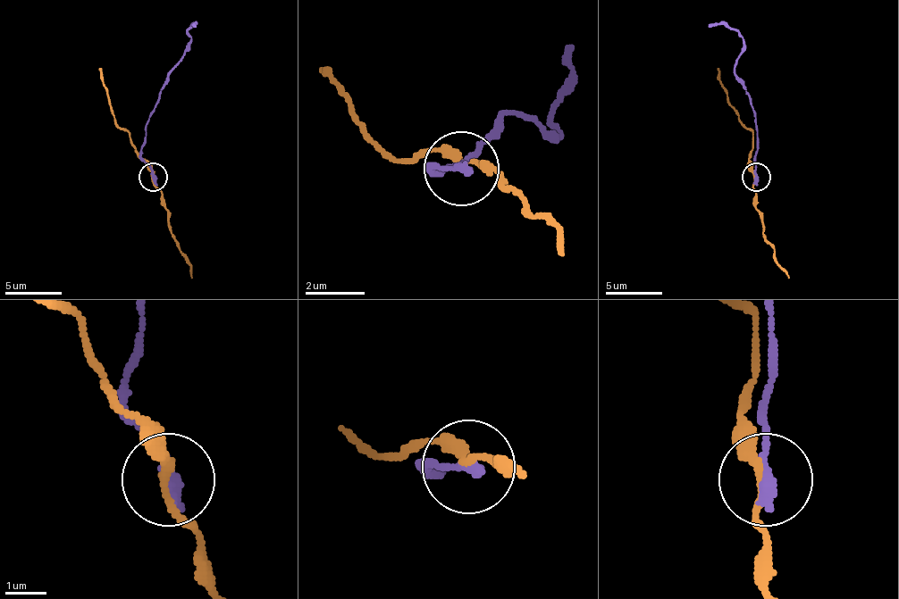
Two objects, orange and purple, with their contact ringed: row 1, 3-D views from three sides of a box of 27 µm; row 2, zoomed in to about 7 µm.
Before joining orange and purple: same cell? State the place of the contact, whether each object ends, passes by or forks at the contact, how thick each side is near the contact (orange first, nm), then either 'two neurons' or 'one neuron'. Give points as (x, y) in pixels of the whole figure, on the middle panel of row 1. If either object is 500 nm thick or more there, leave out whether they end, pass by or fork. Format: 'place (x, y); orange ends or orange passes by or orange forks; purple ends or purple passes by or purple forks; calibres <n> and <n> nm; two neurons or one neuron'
place (461, 168); orange passes by; purple ends; calibres 220 and 320 nm; two neurons

